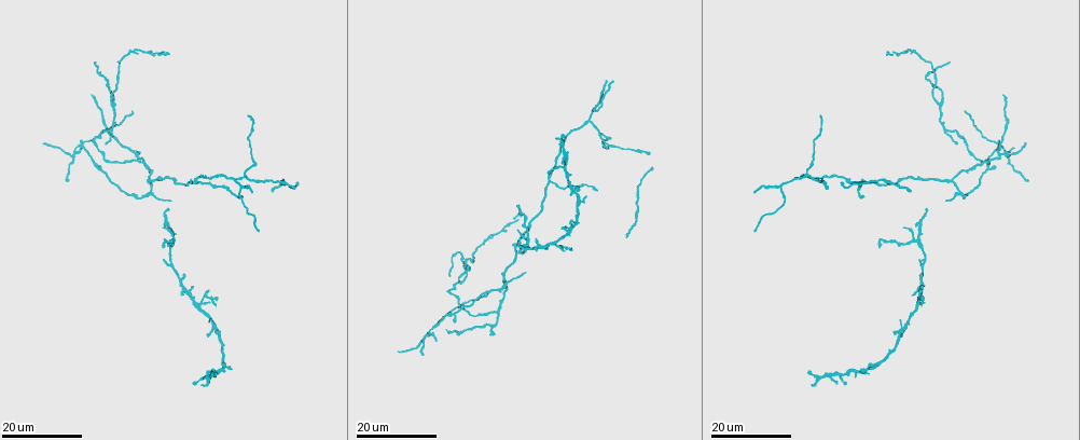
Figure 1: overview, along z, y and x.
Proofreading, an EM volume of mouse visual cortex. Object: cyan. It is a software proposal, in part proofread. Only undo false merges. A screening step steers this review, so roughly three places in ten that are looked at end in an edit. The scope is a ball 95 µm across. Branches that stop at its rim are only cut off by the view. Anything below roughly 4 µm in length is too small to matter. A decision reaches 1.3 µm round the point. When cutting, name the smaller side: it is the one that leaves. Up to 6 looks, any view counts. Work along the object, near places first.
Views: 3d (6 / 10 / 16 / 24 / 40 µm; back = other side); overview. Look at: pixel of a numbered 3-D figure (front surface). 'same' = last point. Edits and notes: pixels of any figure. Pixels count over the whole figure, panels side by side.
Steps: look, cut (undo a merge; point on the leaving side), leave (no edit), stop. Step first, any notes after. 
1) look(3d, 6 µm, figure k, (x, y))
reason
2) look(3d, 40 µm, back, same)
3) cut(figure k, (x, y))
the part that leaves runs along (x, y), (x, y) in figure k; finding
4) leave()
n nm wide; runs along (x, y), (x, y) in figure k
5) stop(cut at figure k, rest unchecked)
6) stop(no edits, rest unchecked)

look(3d, 24 µm, figure 1, (198, 304))
a fork

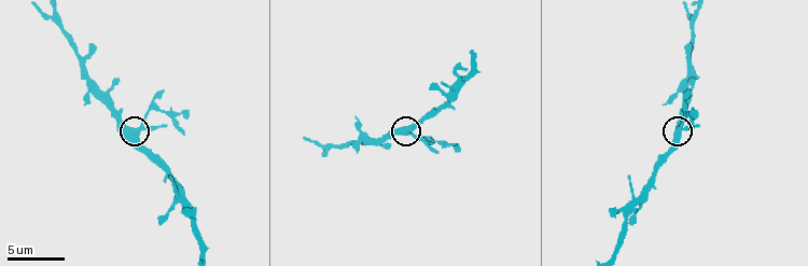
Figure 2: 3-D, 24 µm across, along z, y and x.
look(3d, 10 µm, figure 2, (679, 130))

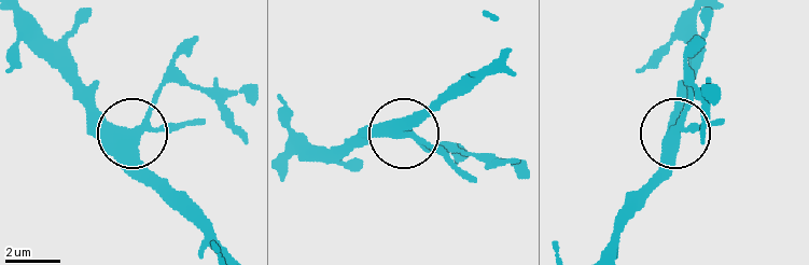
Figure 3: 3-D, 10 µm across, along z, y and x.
leave()
340 nm wide; runs along (15, 16), (127, 130), (136, 128), (173, 74) in figure 3; continuous, no second neuron

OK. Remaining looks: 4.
look(3d, 24 µm, figure 1, (841, 373))
a fork

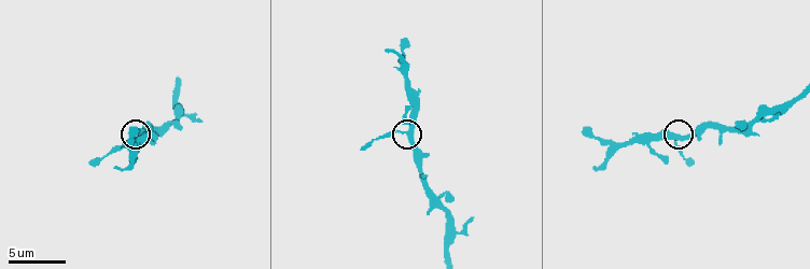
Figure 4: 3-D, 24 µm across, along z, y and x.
look(3d, 6 µm, figure 4, (408, 131))

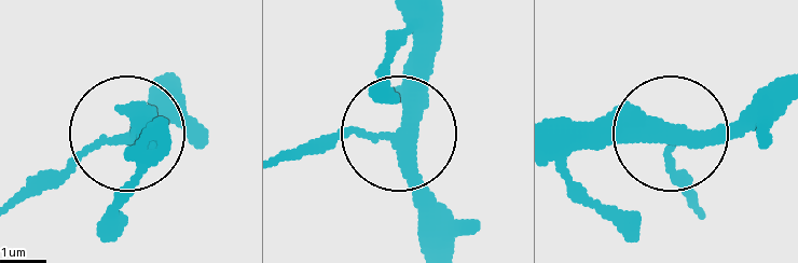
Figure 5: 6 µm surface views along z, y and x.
leave()
runs along (448, 243), (401, 142), (312, 138) in figure 5; continuous, no second neuron

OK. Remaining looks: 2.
look(3d, 16 µm, figure 1, (436, 326))
four arms meet

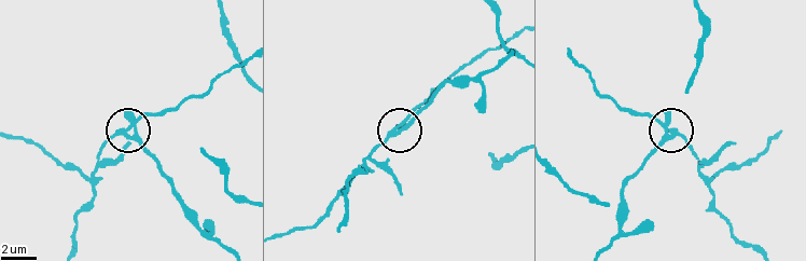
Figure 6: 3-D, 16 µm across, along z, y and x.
look(3d, 10 µm, figure 6, (671, 132))
closer look

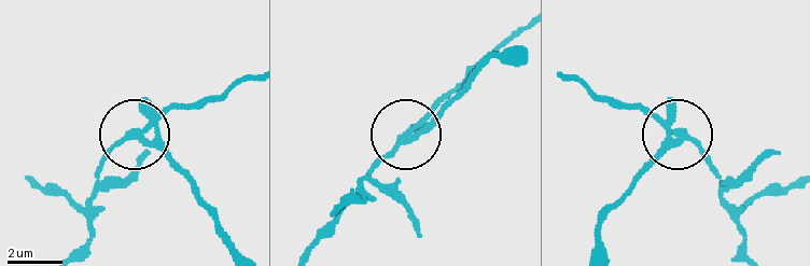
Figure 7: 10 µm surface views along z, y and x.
cut(figure 7, (161, 117))
the part that leaves runs along (409, 135), (520, 33) in figure 7; two neurons meet here

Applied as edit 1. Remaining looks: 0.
stop(cut at figure 7, rest unchecked)

